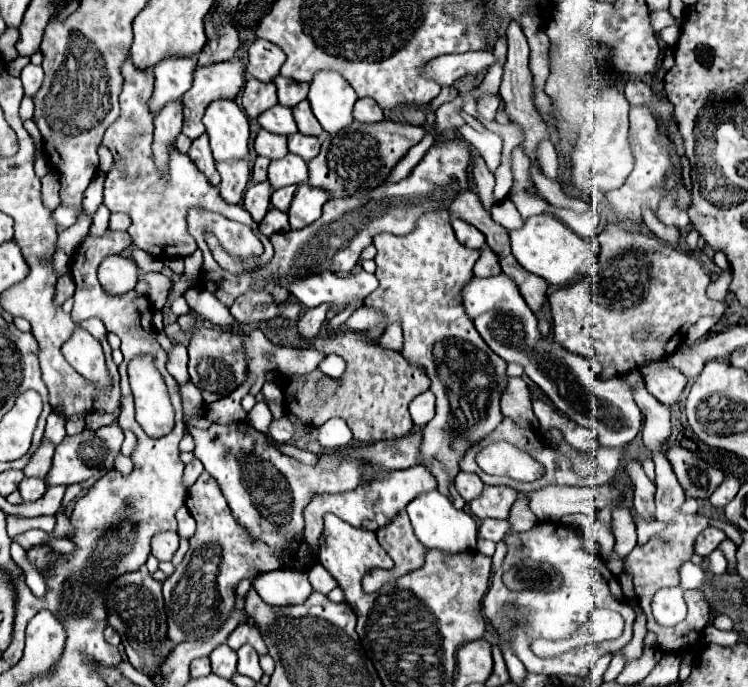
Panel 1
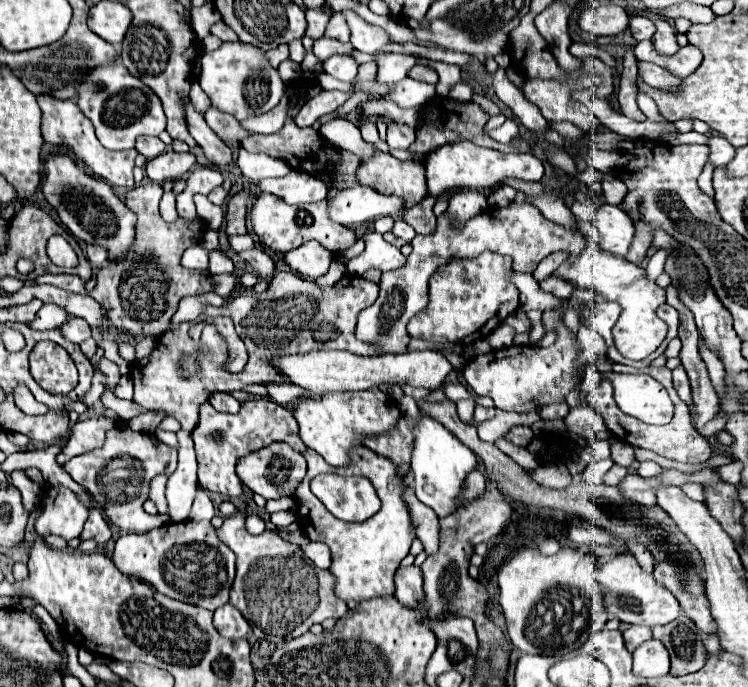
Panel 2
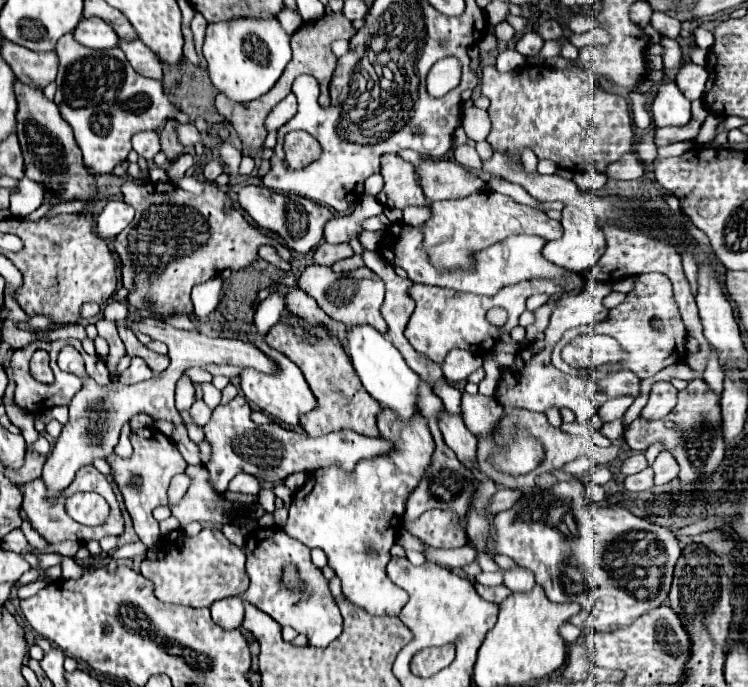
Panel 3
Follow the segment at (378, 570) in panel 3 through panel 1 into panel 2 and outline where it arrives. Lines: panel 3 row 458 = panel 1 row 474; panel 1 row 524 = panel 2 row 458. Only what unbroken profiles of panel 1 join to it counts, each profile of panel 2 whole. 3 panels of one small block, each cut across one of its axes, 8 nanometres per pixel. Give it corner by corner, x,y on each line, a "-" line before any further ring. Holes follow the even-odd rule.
364,446
352,450
352,456
350,456
352,464
350,466
340,466
340,468
330,466
314,450
306,450
304,458
308,462
308,474
304,476
302,484
294,492
294,498
298,502
296,518
298,518
300,528
304,530
304,534
310,540
324,542
330,546
332,566
328,570
336,578
336,584
334,584
336,596
340,596
342,600
362,602
368,598
394,594
394,590
396,590
394,572
398,570
402,558
408,556
410,544
416,538
412,522
410,522
410,514
408,514
404,500
402,500
402,480
396,478
398,466
388,462
388,458
380,458
378,454
372,454
-
324,472
336,472
342,476
364,476
369,479
382,500
380,512
376,512
372,518
368,518
364,522
342,522
336,516
332,516
324,508
324,504
310,492
312,478
316,478
318,474
324,474

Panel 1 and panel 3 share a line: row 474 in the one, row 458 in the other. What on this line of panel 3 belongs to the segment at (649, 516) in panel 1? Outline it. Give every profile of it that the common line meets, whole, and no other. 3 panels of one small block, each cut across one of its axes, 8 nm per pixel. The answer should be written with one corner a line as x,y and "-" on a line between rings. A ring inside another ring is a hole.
636,454
636,456
630,456
624,464
622,464
622,474
630,476
630,474
636,474
640,470
648,468
648,462
646,462
646,456
644,454

